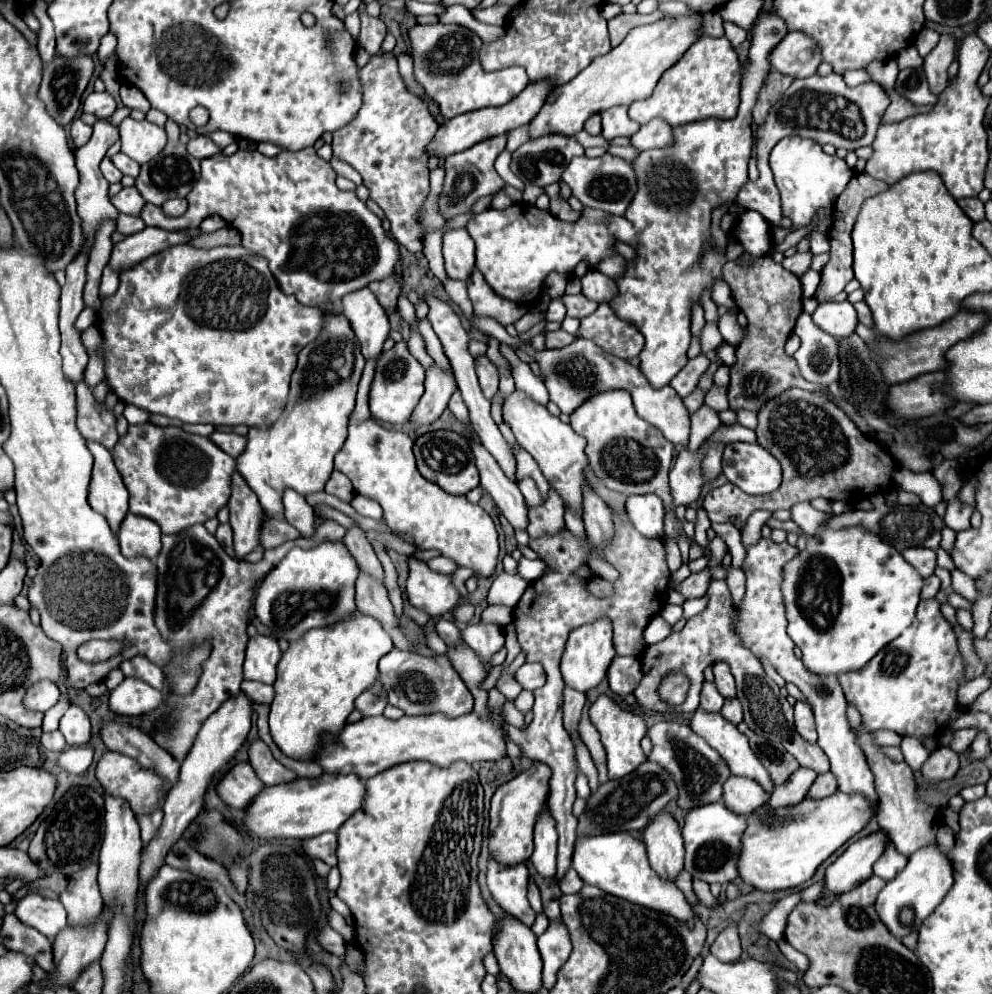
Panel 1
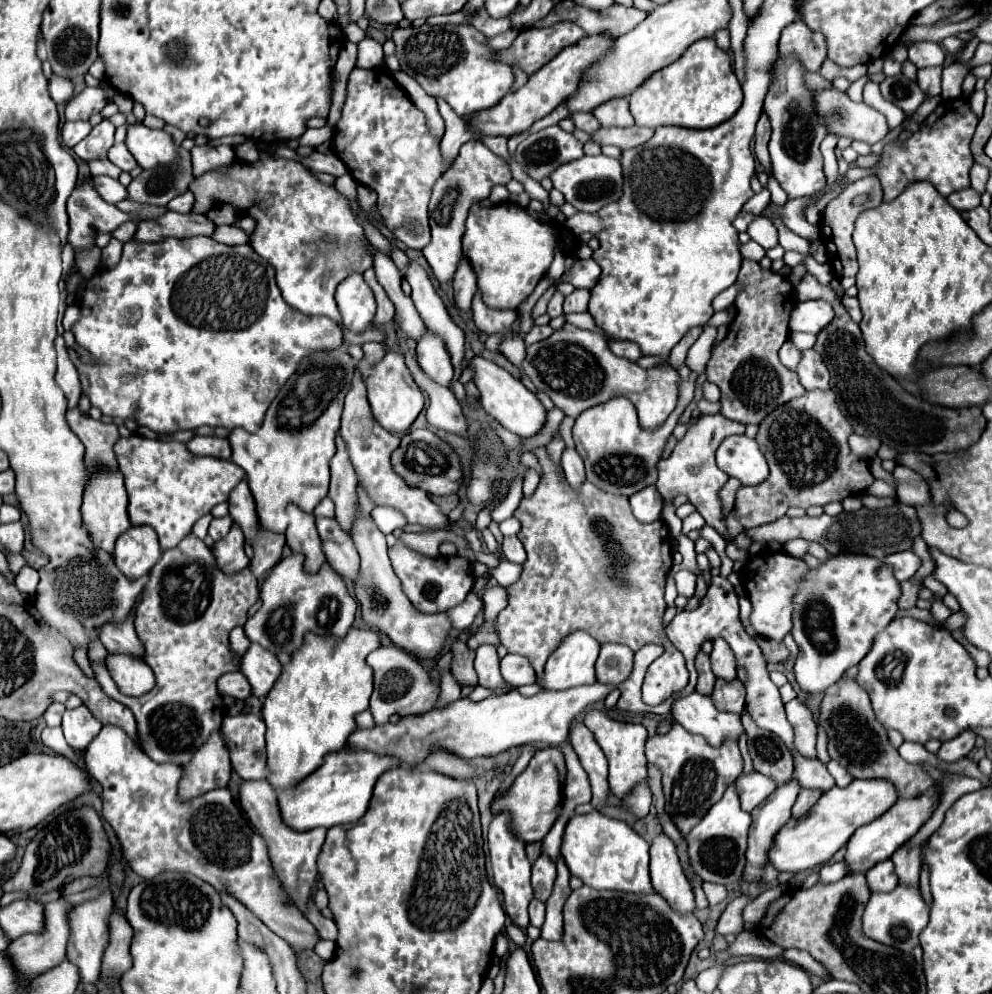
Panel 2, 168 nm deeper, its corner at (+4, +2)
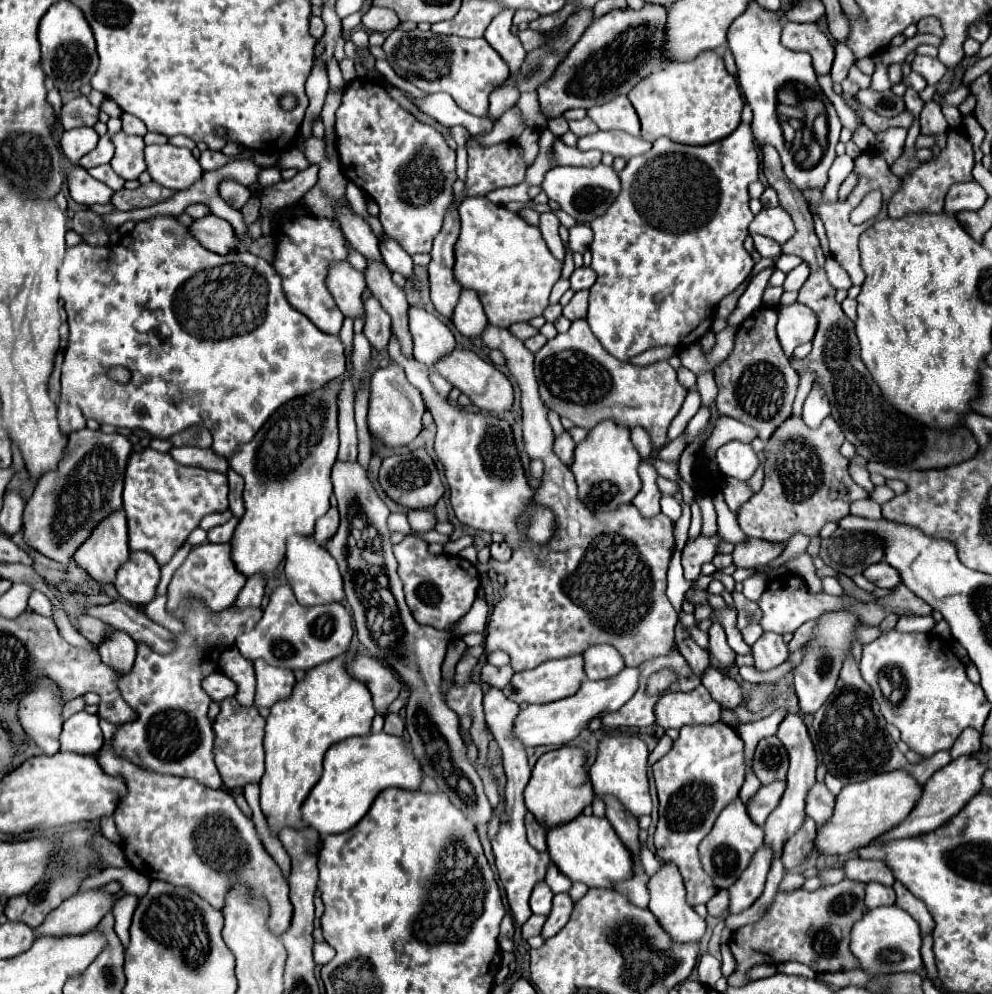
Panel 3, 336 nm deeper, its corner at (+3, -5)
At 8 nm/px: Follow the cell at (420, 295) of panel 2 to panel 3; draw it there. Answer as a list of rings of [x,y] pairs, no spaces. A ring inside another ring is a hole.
[[[383,234],[379,248],[381,248],[383,262],[387,264],[387,268],[391,268],[391,272],[401,272],[405,278],[413,276],[413,260],[395,240],[391,240]]]

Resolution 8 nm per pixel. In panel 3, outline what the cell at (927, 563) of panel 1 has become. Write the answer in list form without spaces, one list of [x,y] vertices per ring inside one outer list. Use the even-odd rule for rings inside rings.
[[[879,562],[879,564],[871,564],[867,570],[863,570],[863,576],[873,582],[877,588],[893,588],[897,586],[901,580],[899,580],[899,574],[895,568],[891,568],[889,564],[885,562]]]

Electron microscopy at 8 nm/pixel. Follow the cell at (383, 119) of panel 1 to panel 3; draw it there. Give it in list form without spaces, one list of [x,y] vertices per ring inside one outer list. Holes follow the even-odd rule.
[[[359,76],[347,84],[343,102],[337,108],[335,130],[335,146],[341,160],[341,170],[347,180],[351,180],[379,204],[379,220],[383,224],[385,234],[395,238],[411,256],[431,252],[433,238],[443,226],[445,210],[453,202],[453,182],[457,180],[455,150],[447,146],[445,138],[433,126],[417,122],[387,94],[381,84],[377,84],[377,80],[365,76]]]

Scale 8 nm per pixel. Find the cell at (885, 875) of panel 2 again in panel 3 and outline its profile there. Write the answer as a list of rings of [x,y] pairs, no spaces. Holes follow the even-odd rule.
[[[869,882],[867,884],[867,894],[865,894],[865,910],[877,908],[877,906],[891,906],[895,904],[895,892],[889,886],[883,886],[879,882]]]

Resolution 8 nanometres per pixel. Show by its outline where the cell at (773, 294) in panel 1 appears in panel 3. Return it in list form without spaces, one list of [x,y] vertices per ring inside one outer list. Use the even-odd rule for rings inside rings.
[[[761,308],[751,318],[747,318],[737,330],[731,356],[715,370],[715,382],[719,388],[719,414],[753,426],[759,432],[759,438],[765,442],[775,432],[775,428],[779,428],[779,424],[791,416],[791,406],[799,386],[799,374],[791,368],[789,358],[777,340],[775,324],[777,314],[771,308]]]

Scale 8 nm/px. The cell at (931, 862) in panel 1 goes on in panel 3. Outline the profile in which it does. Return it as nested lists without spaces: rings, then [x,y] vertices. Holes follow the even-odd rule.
[[[881,906],[863,914],[863,918],[851,930],[851,952],[859,960],[861,970],[867,974],[895,974],[895,972],[917,972],[923,968],[921,960],[921,932],[919,924],[901,908]],[[883,952],[899,952],[901,960],[891,962]]]

